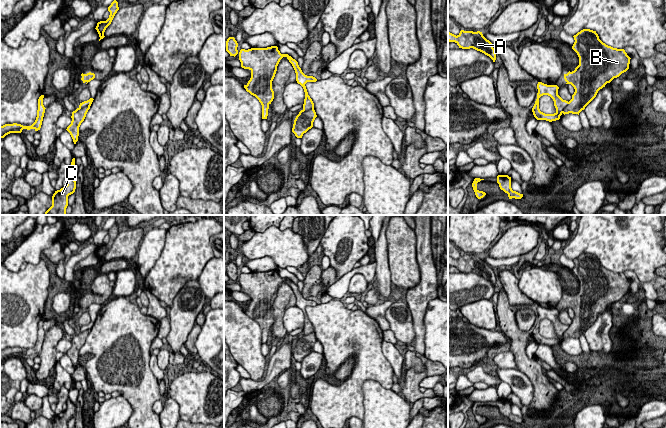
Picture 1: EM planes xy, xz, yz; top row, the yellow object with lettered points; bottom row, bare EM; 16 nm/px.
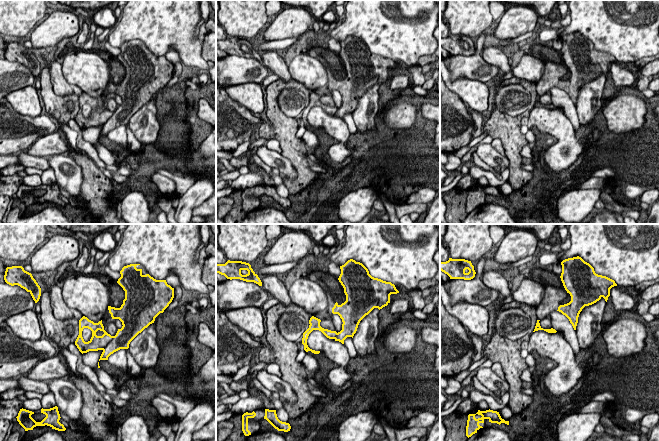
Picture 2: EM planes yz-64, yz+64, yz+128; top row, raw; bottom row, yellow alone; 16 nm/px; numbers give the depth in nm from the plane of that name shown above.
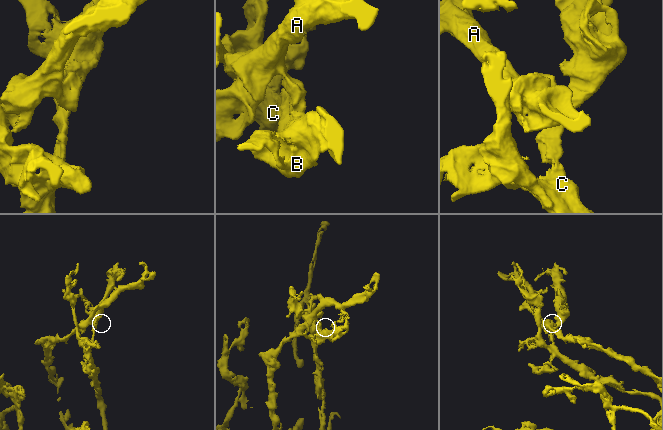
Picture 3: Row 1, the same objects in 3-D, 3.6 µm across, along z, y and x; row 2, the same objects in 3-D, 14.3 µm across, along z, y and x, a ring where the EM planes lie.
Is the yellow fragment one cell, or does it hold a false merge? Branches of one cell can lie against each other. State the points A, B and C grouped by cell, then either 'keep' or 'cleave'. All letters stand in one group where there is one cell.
groups A B C; keep

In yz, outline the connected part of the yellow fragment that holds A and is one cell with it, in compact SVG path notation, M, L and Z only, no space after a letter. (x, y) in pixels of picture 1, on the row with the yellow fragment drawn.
M461 30L457 36L448 32L448 41L455 42L459 48L462 49L473 48L480 51L489 56L493 62L496 60L496 53L492 43L487 40L480 31L473 32Z

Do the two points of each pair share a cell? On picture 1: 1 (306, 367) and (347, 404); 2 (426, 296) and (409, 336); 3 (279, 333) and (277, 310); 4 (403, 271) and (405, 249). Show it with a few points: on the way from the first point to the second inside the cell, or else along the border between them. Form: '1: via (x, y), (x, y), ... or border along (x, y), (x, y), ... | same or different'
1: border along (317, 375), (315, 378) | different
2: border along (407, 304), (414, 332), (412, 344) | different
3: via (278, 327), (278, 316) | same
4: via (403, 266), (403, 254) | same

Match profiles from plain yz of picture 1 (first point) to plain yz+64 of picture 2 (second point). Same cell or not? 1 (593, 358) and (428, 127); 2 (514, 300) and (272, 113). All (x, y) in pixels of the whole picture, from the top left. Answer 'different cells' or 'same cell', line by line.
1: same cell
2: different cells

